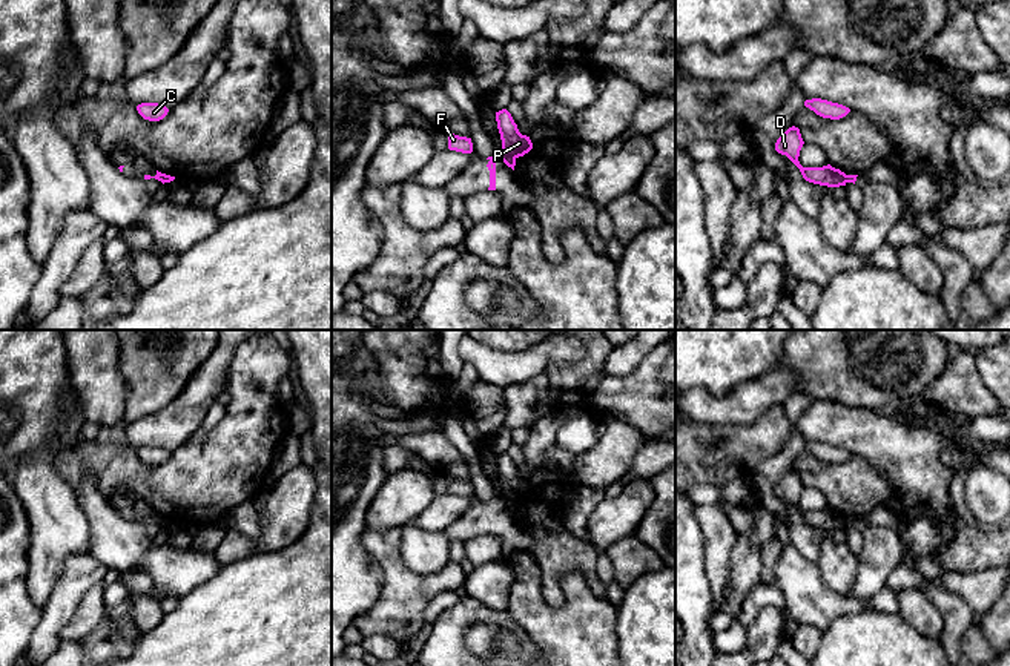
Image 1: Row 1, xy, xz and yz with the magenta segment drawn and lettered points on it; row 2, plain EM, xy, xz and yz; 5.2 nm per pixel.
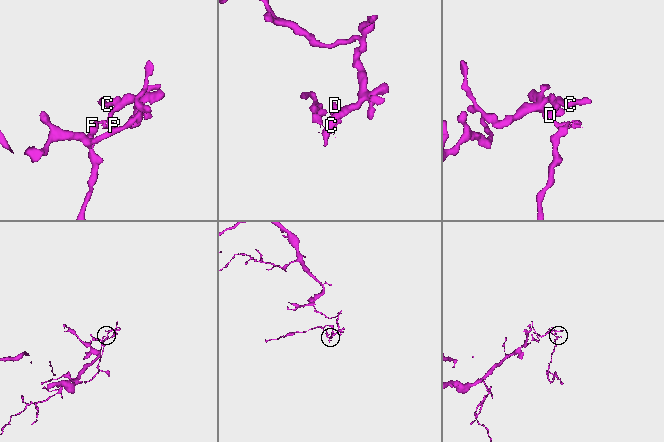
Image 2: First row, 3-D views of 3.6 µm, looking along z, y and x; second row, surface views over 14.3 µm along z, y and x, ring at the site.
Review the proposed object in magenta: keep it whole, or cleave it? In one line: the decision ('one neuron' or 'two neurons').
two neurons

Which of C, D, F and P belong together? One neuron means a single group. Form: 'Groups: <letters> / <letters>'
Groups: C D P / F

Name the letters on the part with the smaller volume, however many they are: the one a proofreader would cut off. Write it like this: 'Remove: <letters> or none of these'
Remove: F

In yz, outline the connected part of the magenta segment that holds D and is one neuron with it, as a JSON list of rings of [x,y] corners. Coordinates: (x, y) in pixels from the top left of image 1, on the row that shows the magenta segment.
[[[792,126],[777,140],[775,150],[786,155],[800,169],[806,181],[827,187],[846,186],[846,173],[830,164],[823,167],[803,167],[798,161],[803,144],[800,129]]]

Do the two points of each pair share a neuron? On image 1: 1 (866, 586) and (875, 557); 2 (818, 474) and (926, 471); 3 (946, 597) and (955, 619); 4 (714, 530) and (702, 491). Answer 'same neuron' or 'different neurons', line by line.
1: same neuron
2: different neurons
3: same neuron
4: different neurons

